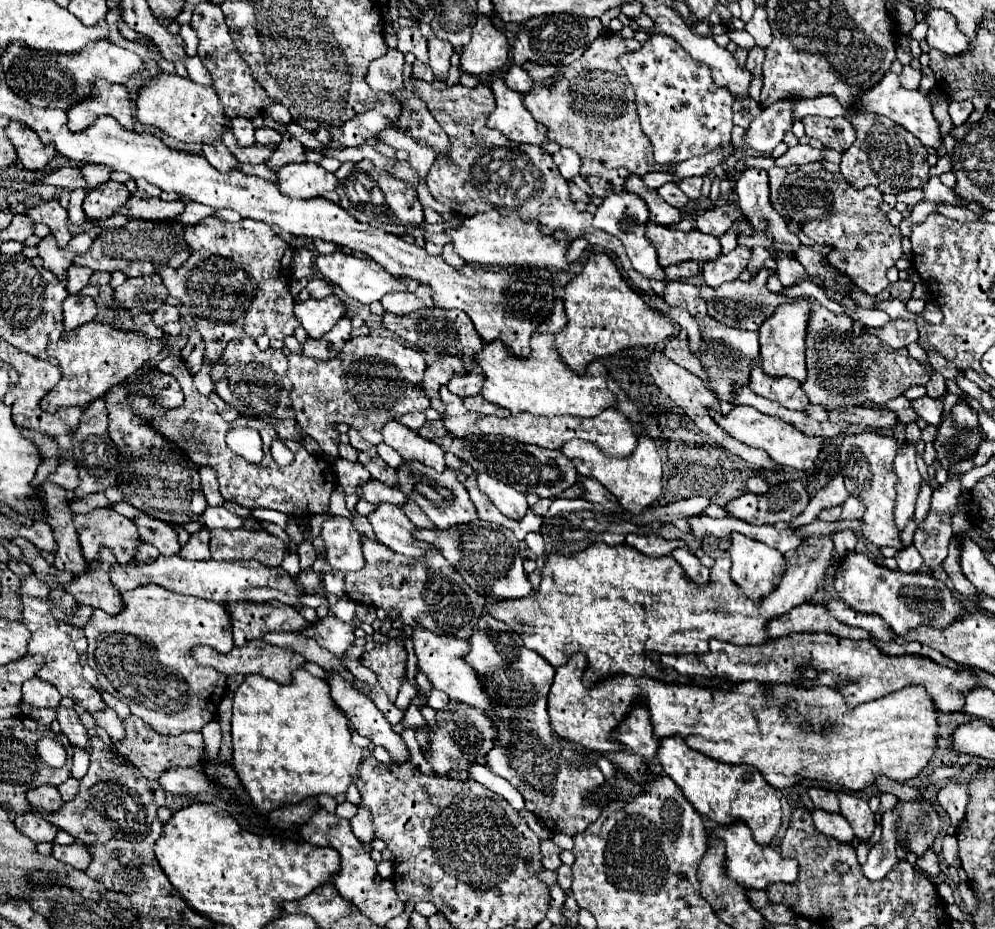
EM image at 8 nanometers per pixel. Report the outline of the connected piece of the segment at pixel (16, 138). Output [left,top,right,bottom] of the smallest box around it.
[6,122,54,170]

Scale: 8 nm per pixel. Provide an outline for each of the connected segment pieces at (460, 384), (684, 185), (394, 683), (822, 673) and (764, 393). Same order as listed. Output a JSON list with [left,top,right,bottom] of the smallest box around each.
[[448,366,482,398],[678,176,702,202],[360,638,406,702],[650,632,978,712],[750,366,808,412]]

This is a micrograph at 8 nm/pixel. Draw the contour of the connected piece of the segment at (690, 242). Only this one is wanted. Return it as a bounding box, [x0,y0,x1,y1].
[646,222,720,268]

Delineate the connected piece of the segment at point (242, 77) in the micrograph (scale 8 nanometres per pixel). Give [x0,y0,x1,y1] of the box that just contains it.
[190,2,274,118]

